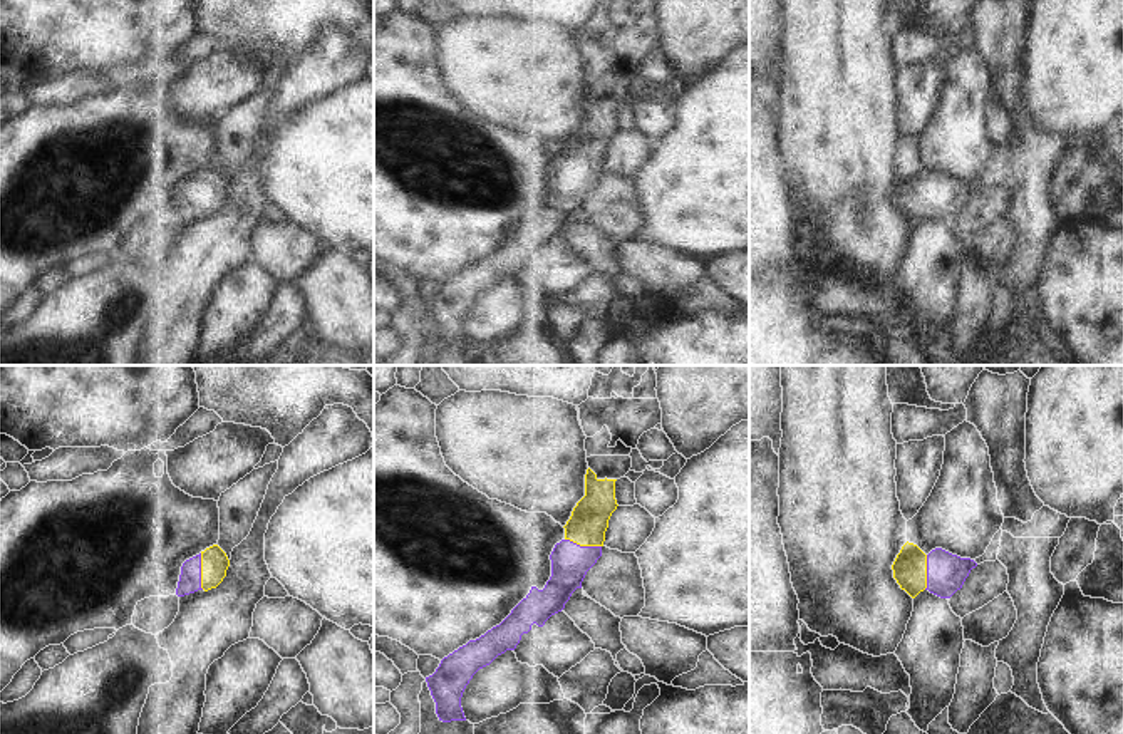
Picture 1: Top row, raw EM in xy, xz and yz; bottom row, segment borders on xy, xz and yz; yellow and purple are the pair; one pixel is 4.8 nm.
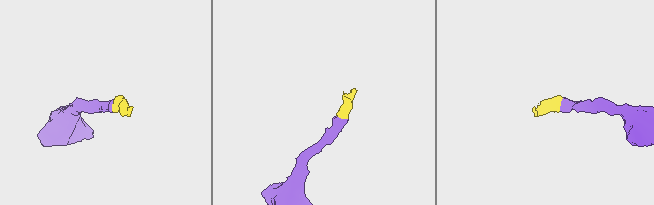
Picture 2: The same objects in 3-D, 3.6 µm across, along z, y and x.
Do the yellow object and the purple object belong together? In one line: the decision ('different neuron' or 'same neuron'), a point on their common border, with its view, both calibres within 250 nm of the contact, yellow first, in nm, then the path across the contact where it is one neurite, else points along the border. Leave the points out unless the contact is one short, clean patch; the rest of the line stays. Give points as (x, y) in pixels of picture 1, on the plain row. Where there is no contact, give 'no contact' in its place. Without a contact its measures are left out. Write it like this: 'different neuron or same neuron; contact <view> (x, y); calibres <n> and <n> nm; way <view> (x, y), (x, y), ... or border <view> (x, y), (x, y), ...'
same neuron; contact xy (201, 196); calibres 130 and 110 nm; way xy (215, 186), (201, 196), (190, 205)

